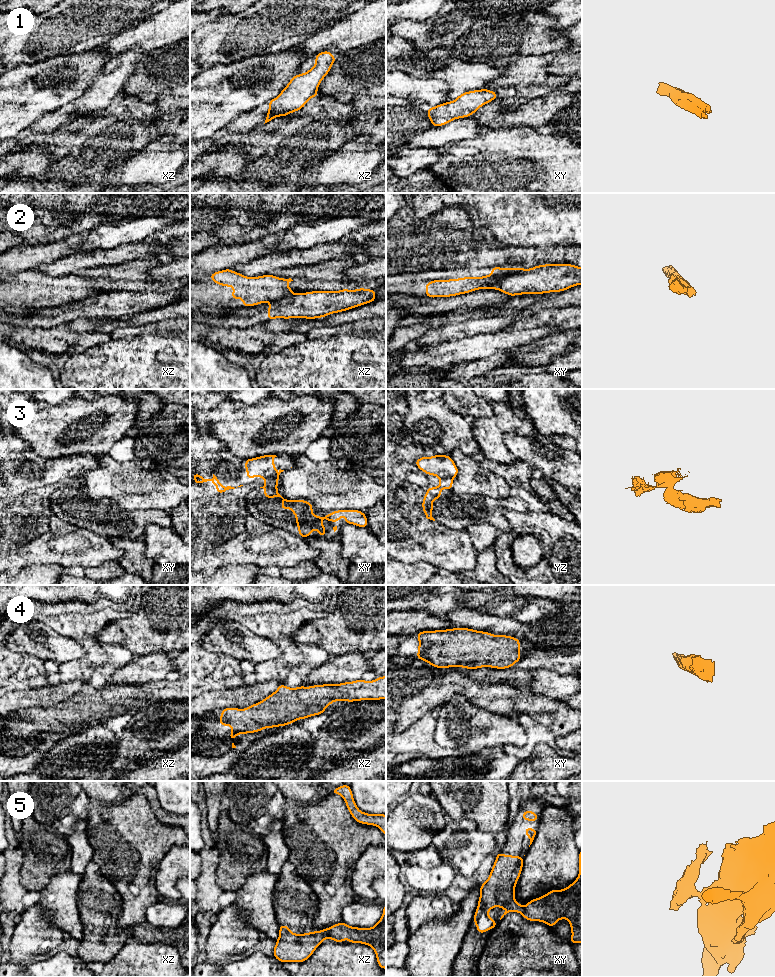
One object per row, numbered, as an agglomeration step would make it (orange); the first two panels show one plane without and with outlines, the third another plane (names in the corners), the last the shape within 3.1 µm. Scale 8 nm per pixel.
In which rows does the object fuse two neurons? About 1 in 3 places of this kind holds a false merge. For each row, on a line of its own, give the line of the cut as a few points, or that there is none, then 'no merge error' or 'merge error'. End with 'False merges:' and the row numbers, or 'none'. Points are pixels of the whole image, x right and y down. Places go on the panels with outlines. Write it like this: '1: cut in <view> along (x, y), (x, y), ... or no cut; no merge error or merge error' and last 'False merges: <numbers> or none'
1: no cut; no merge error
2: cut in xy along (502, 268), (500, 276), (497, 279), (493, 279), (484, 288); merge error
3: cut in xy along (263, 486), (276, 487); merge error
4: no cut; no merge error
5: cut in xz along (328, 929), (326, 937); merge error
False merges: 2, 3, 5

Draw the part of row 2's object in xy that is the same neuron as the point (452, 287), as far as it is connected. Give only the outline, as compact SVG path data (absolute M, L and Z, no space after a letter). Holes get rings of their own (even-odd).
M491 267L490 275L481 277L463 277L448 280L432 280L425 285L426 297L451 297L485 289L493 280L498 280L501 267Z

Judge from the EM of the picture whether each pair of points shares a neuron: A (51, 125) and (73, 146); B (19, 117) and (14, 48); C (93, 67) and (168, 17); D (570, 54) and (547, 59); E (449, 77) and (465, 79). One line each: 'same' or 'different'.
A: different
B: different
C: different
D: same
E: same

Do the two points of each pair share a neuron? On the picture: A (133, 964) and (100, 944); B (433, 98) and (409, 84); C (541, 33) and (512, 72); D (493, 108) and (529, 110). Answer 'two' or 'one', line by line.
A: two
B: one
C: two
D: one

